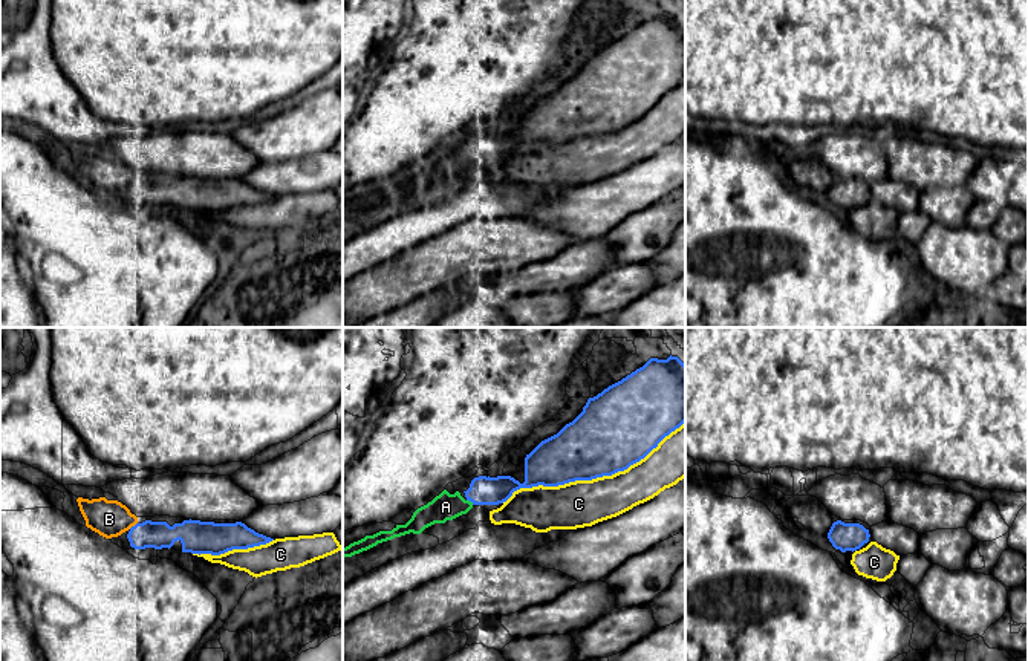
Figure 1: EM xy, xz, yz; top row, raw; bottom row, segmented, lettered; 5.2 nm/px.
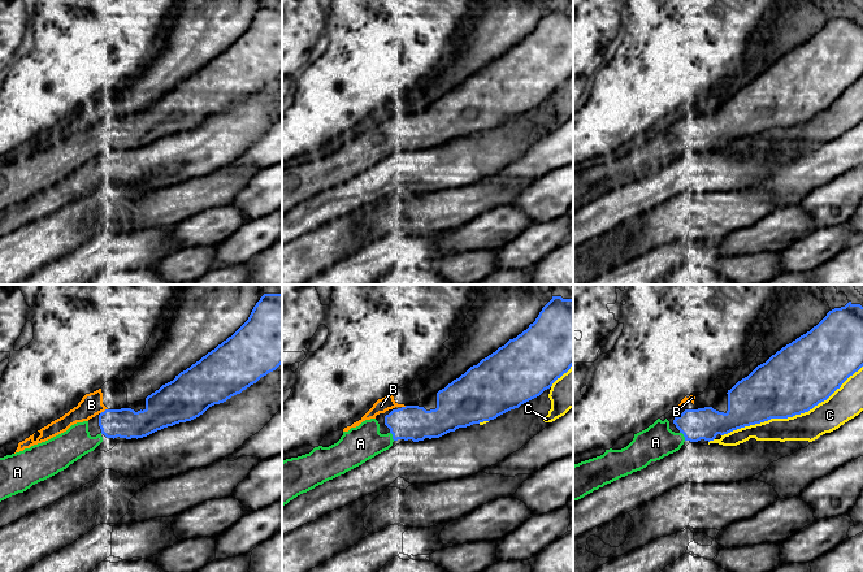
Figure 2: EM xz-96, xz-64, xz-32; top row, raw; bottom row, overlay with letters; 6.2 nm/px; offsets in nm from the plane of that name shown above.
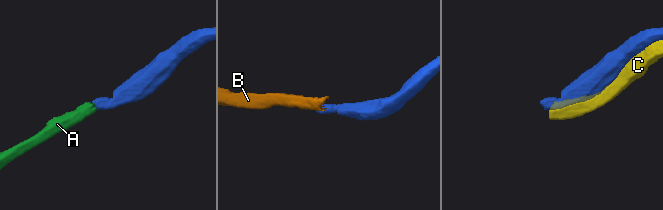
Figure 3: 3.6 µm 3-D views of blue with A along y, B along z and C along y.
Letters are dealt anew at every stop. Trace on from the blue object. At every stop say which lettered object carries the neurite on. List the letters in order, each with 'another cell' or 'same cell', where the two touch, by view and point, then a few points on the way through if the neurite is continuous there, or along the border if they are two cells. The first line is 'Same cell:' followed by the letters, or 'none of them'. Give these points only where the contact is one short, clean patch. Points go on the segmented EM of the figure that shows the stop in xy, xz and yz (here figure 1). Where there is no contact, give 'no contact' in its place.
Same cell: A
A: same cell; contact xz (470, 501); way xz (482, 490), (470, 501), (445, 507)
B: another cell; contact xy (132, 527); border xy (136, 522), (129, 528)
C: another cell; contact xz (592, 478)

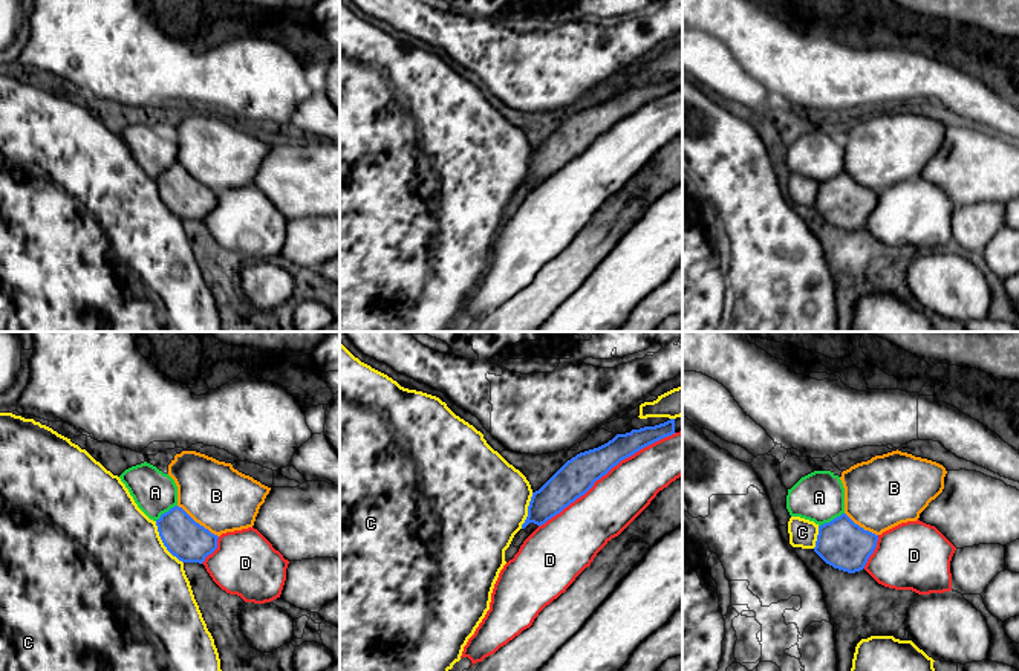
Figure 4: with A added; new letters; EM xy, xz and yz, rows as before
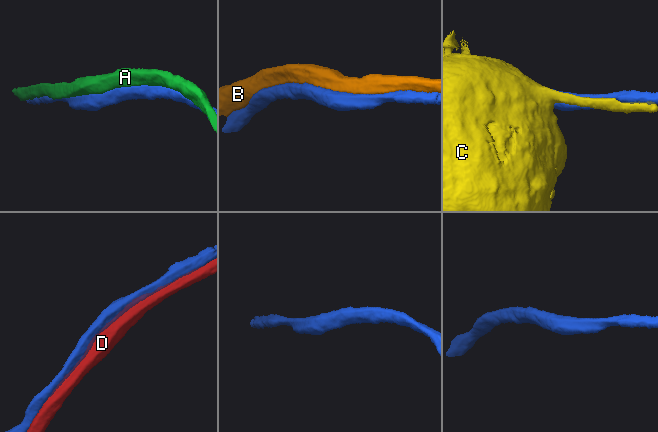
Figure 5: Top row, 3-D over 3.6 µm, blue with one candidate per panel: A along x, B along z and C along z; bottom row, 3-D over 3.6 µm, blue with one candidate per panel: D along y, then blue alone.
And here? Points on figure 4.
Same cell: none of them
A: another cell; contact yz (833, 520)
B: another cell; contact xy (198, 523)
C: another cell; contact xy (162, 541)
D: another cell; contact xz (606, 473)

